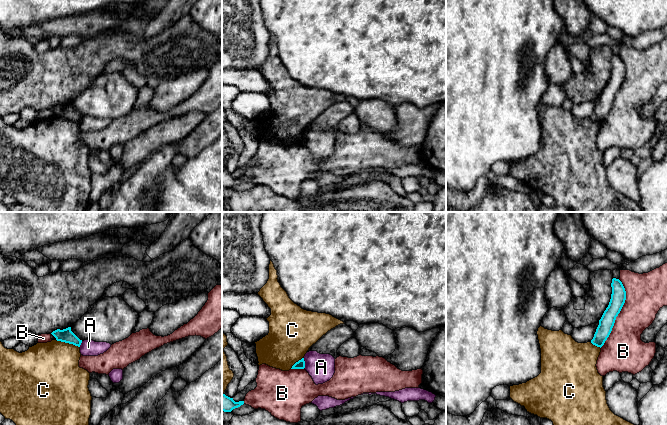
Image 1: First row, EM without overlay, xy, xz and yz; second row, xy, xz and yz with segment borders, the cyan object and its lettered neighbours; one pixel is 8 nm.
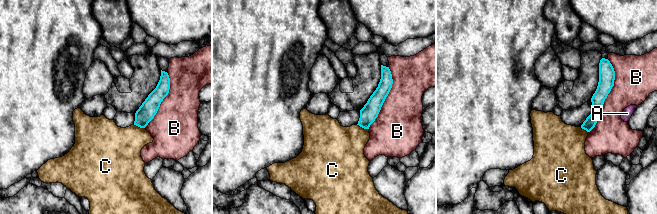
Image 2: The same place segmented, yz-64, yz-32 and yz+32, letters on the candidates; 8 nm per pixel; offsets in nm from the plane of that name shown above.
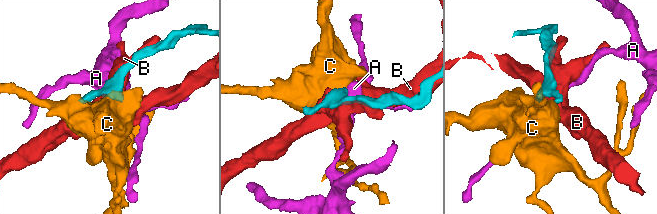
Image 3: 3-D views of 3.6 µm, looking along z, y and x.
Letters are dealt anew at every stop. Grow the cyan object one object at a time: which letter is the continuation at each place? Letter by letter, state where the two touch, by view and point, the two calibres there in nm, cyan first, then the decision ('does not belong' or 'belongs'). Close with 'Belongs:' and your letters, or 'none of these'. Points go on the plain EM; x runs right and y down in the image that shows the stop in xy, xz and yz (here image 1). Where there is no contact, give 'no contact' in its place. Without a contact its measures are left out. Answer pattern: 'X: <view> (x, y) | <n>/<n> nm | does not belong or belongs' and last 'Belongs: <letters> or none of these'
A: xz (304, 139) | 70/220 nm | does not belong
B: yz (619, 88) | 120/320 nm | does not belong
C: xy (68, 118) | 110/420 nm | does not belong
Belongs: none of these

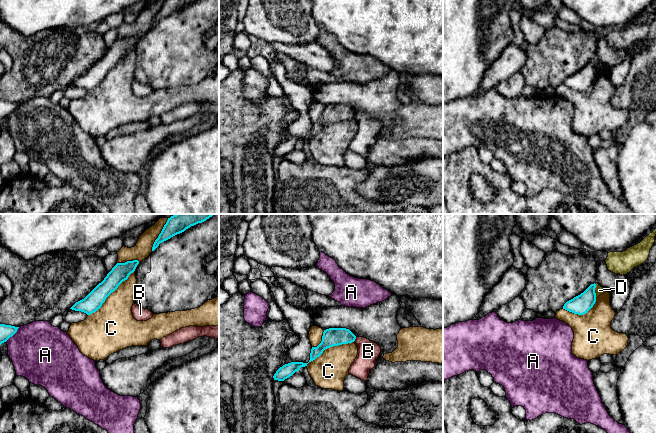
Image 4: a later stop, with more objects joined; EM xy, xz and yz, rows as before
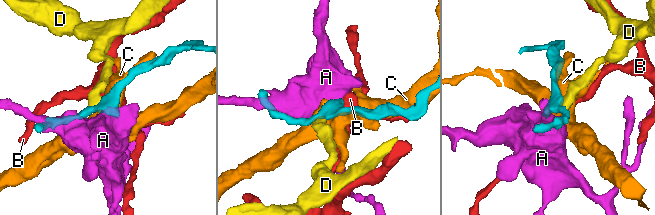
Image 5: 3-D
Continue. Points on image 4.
A: xy (12, 111) | 110/460 nm | does not belong
B: xz (355, 114) | 150/180 nm | does not belong
C: xy (110, 69) | 150/340 nm | does not belong
D: yz (594, 67) | 160/70 nm | does not belong
Belongs: none of these

